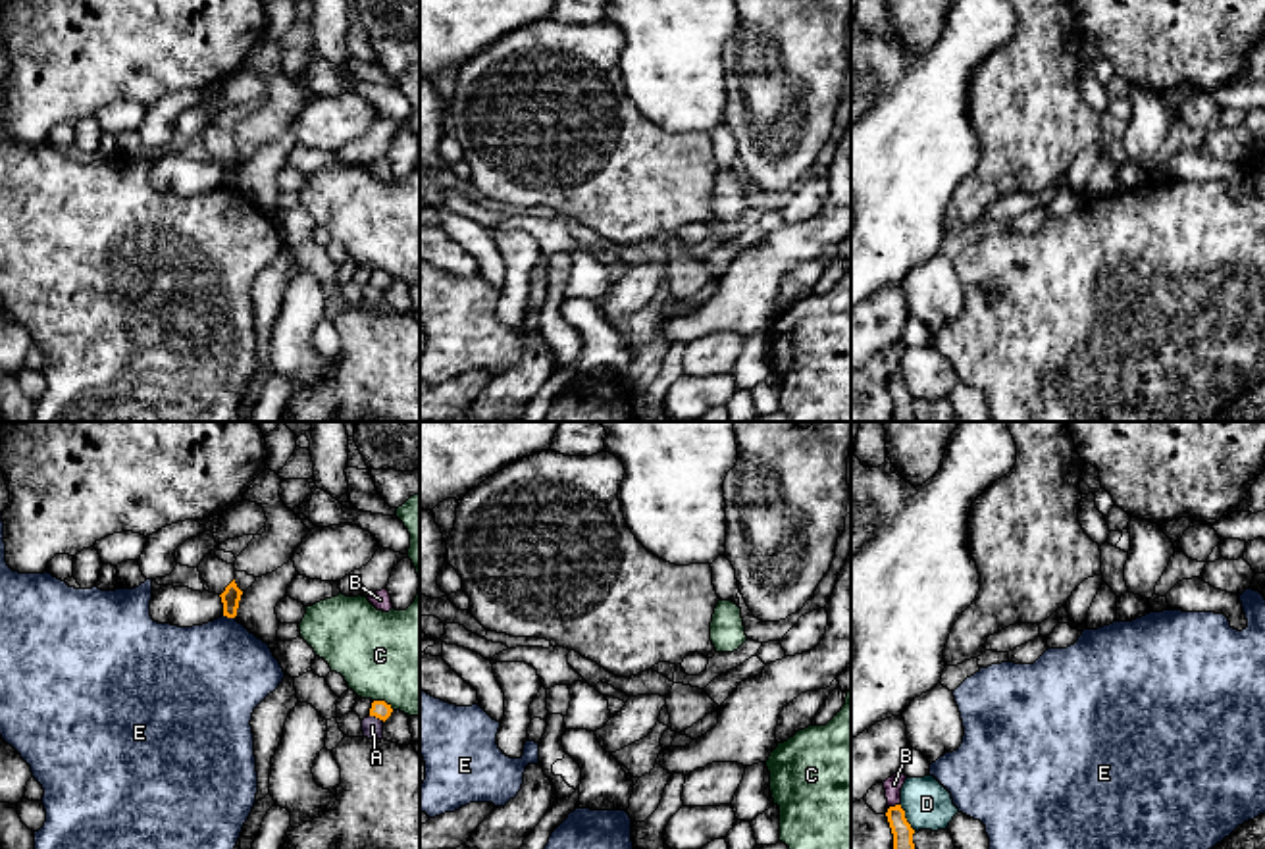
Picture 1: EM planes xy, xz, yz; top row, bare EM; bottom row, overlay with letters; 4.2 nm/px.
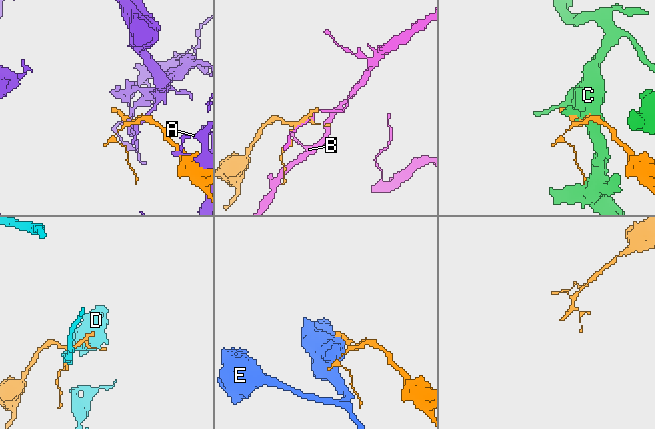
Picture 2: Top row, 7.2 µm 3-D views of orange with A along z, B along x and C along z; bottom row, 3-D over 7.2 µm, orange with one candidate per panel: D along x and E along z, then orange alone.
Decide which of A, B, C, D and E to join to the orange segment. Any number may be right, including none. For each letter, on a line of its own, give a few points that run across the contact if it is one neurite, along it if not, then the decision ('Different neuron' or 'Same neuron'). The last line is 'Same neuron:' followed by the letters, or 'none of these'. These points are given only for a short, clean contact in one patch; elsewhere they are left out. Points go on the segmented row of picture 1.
A: Different neuron
B: Different neuron
C: Different neuron
D: Different neuron
E: Line: xy (224, 615), (233, 618). Different neuron
Same neuron: none of these

